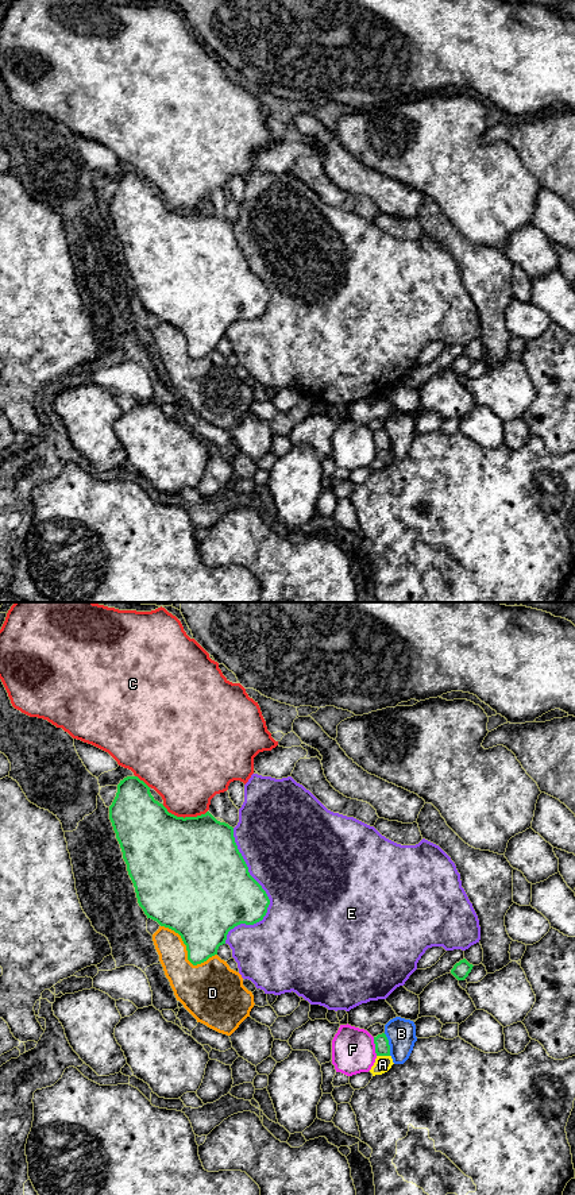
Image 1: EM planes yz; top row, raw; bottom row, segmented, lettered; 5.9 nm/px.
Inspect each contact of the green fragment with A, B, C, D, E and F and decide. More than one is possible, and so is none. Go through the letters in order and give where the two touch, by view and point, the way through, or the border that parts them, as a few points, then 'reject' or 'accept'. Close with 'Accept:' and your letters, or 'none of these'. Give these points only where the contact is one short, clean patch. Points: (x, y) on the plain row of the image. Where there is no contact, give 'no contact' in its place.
A: yz (384, 450) | along yz (377, 450), (389, 451) | reject
B: yz (388, 439) | along yz (384, 428), (390, 450) | reject
C: yz (185, 212) | reject
D: yz (188, 347) | reject
E: yz (266, 290) | reject
F: yz (375, 442) | reject
Accept: none of these

